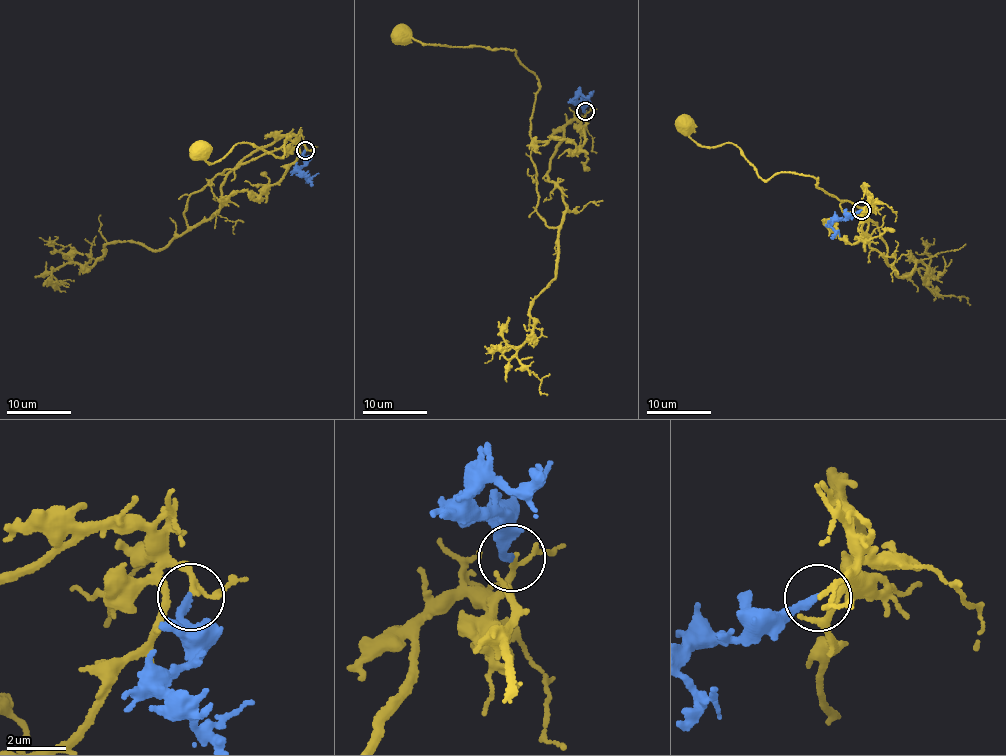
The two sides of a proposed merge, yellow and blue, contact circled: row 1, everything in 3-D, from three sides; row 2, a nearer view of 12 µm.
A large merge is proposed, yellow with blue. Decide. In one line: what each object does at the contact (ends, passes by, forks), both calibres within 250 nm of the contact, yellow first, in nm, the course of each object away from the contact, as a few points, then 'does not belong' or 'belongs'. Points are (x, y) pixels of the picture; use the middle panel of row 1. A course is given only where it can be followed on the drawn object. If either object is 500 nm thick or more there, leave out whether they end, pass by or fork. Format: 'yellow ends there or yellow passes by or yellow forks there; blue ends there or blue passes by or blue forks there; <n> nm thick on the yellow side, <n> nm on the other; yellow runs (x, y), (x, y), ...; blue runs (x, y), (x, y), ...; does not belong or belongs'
yellow passes by; blue ends there; 140 nm thick on the yellow side, 260 nm on the other; yellow runs (586, 111), (565, 125), (550, 165), (566, 207), (555, 227), (535, 210), (538, 79), (514, 49), (402, 36); blue runs (584, 111), (577, 98), (591, 96), (593, 91); belongs

